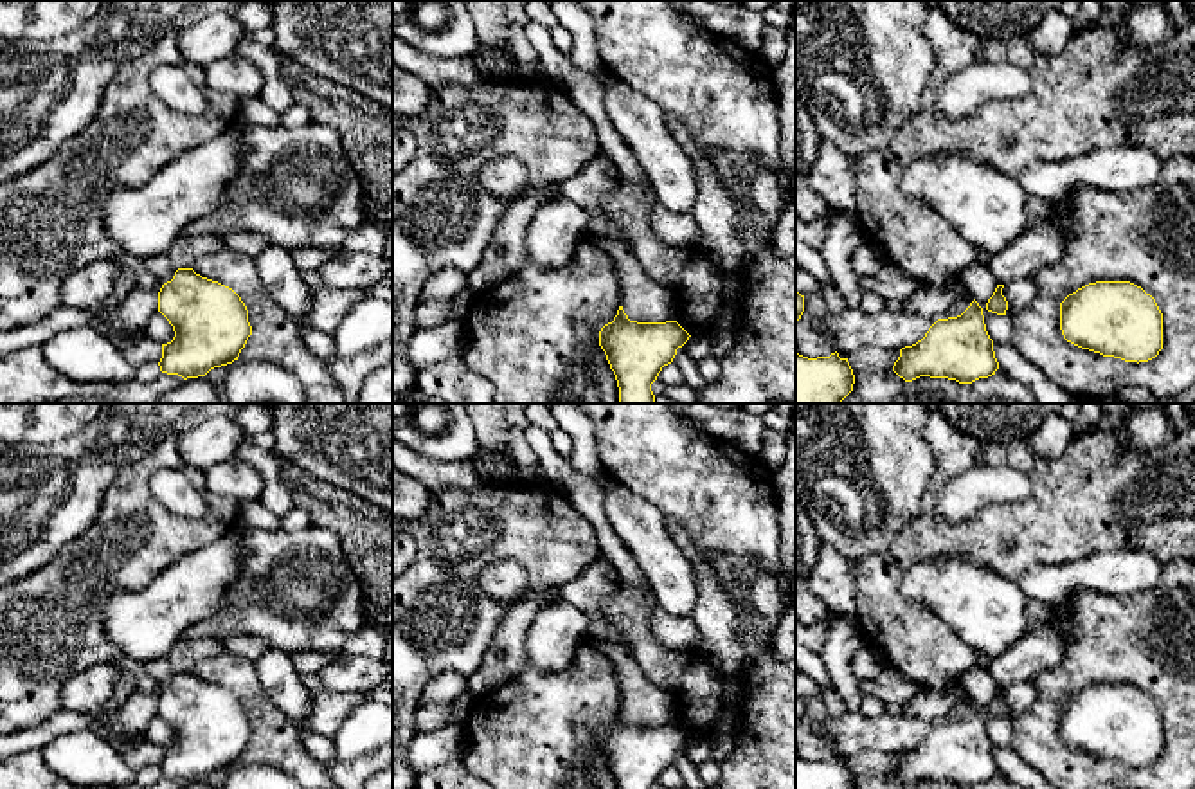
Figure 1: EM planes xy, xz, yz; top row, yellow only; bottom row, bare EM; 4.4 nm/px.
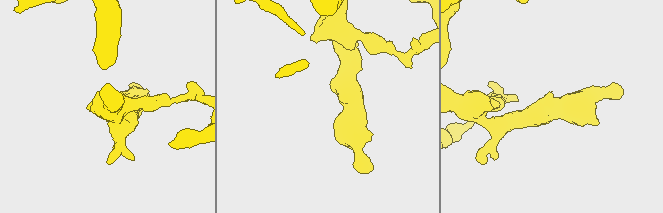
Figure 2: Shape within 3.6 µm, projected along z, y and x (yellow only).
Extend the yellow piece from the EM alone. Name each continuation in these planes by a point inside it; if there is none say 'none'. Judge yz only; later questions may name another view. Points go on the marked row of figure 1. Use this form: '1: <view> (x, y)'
1: yz (1120, 168)

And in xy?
1: xy (164, 269)

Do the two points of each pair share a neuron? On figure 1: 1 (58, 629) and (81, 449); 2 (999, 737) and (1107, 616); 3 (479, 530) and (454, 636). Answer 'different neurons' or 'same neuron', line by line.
1: different neurons
2: different neurons
3: same neuron

